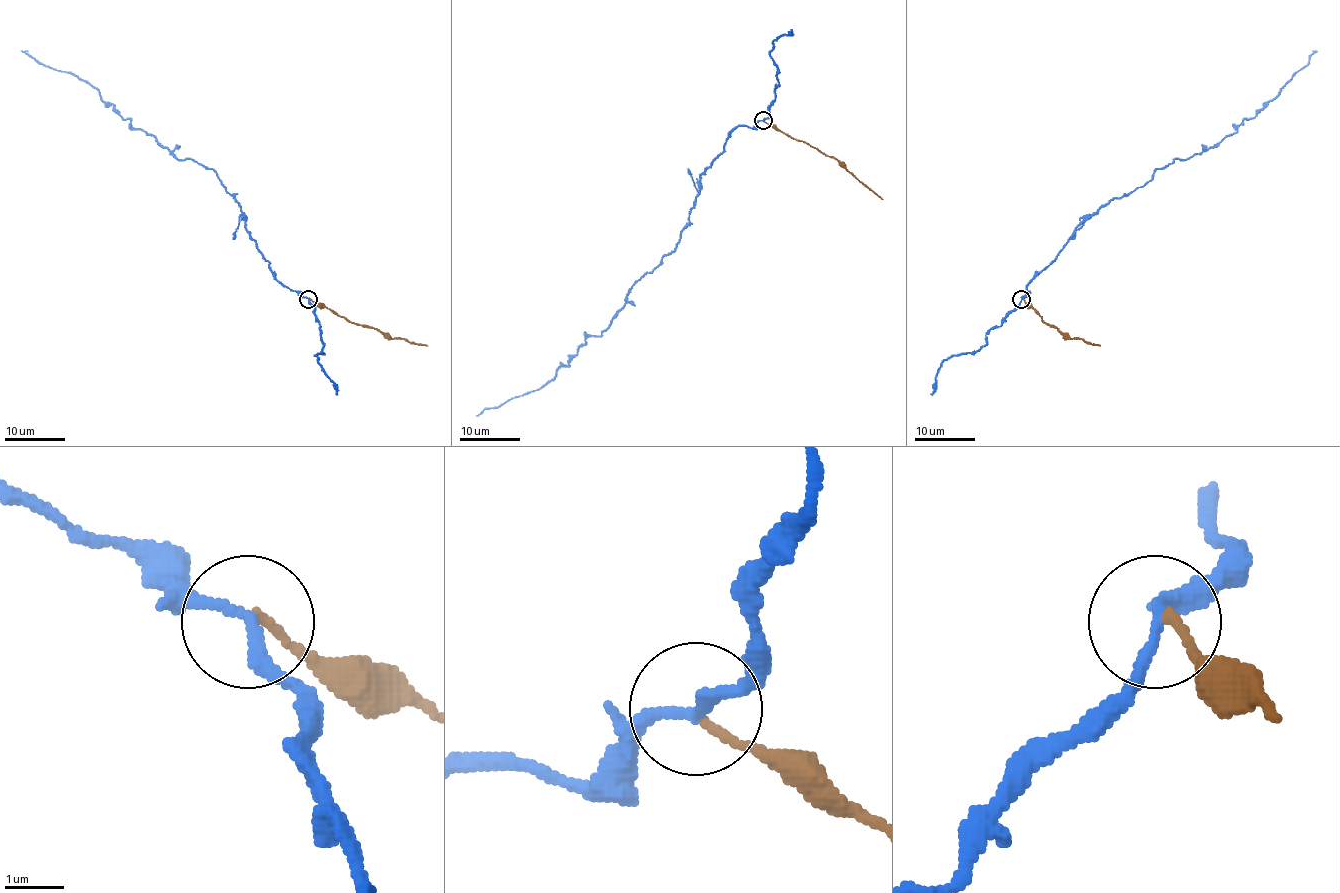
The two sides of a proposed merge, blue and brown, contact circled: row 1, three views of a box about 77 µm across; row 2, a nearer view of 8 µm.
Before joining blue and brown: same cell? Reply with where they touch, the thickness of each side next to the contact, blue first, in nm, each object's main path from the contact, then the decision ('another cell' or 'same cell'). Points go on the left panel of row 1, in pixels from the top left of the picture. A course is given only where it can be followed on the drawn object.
at (308, 299); 190 nm thick on the blue side, 130 nm on the other; blue runs (309, 298), (269, 270), (245, 214), (210, 169), (177, 158), (96, 89), (20, 51); brown runs (309, 298), (352, 323), (369, 326), (392, 338), (428, 345); another cell

